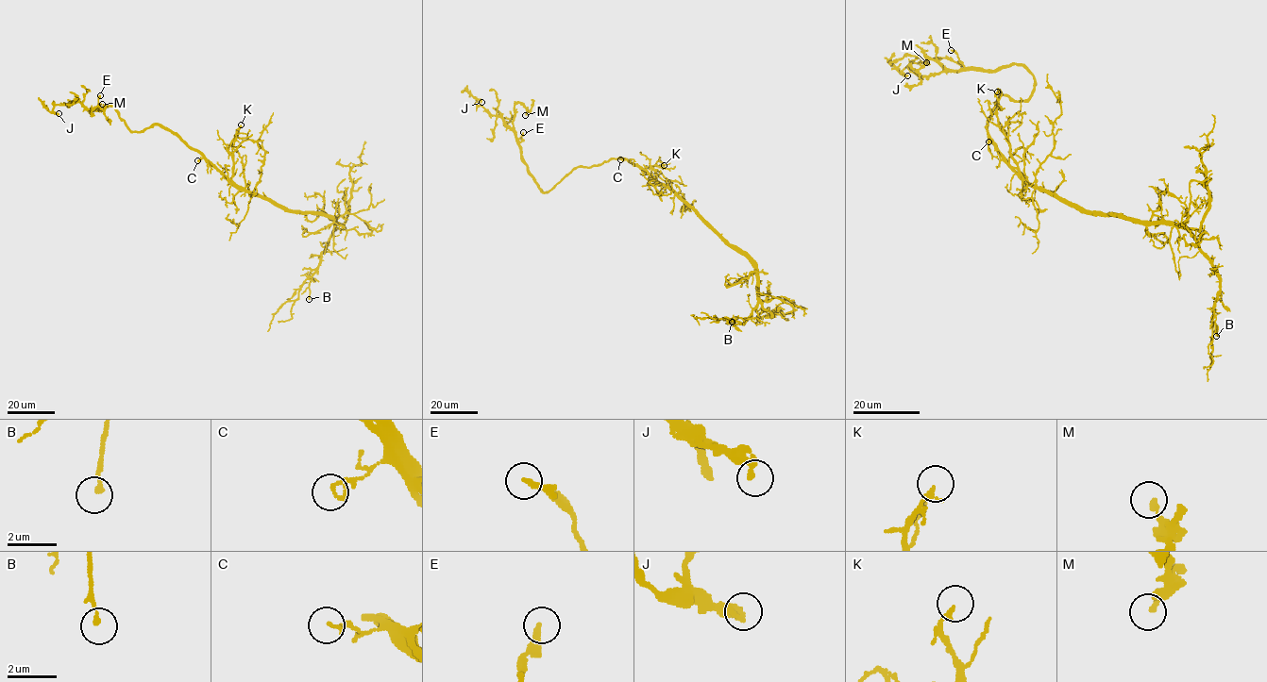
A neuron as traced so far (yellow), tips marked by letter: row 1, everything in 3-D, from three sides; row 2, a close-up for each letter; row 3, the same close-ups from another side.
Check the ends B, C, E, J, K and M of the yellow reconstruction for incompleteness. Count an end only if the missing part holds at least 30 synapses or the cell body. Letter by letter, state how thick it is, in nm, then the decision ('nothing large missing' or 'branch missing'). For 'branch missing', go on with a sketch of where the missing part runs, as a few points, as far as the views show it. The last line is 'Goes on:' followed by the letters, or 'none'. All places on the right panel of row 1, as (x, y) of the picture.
B: 190 nm | nothing large missing
C: 160 nm | nothing large missing
E: 240 nm | nothing large missing
J: 300 nm | nothing large missing
K: 190 nm | nothing large missing
M: 220 nm | nothing large missing
Goes on: none

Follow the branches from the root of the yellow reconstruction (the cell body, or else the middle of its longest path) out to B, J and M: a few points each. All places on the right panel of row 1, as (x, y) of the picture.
B: (1021, 175), (1084, 209), (1122, 213), (1141, 222), (1181, 224), (1219, 279), (1220, 293), (1214, 305), (1216, 336)
J: (1021, 175), (988, 119), (999, 91), (1030, 97), (1022, 65), (946, 70), (929, 58), (909, 63), (907, 75)
M: (1021, 175), (988, 119), (999, 91), (1026, 100), (1034, 77), (1017, 64), (909, 70), (926, 62)

